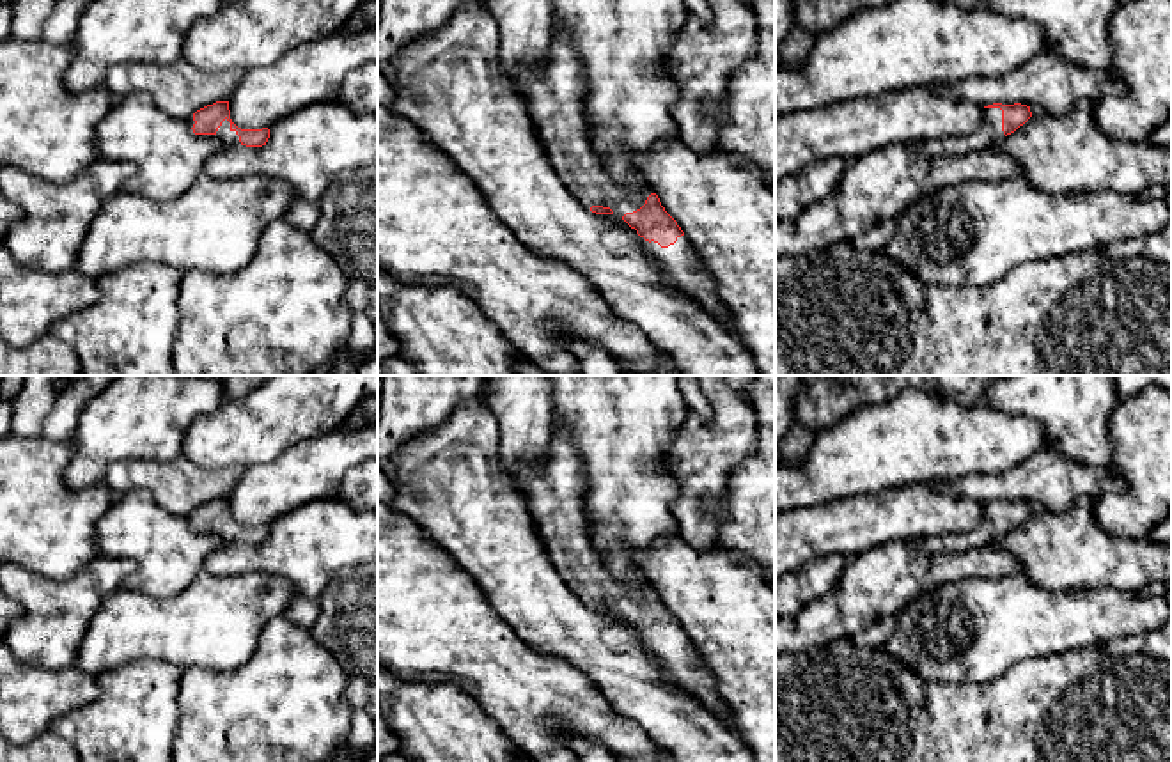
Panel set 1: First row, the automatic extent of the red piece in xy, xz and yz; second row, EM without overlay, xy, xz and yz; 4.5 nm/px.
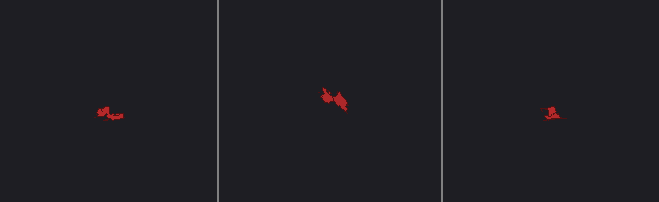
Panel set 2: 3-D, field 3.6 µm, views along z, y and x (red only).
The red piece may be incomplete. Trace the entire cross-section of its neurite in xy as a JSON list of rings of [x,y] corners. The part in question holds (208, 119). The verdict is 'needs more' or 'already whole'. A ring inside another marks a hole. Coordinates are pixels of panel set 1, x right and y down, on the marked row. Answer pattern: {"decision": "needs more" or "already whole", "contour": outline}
{"decision": "needs more", "contour": [[[216,101],[197,110],[186,124],[195,135],[216,135],[225,145],[262,147],[270,129],[241,129],[230,119],[229,101]]]}

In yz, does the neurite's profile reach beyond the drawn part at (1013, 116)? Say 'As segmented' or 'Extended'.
Extended

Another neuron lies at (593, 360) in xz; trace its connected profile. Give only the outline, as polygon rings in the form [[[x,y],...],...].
[[[573,340],[567,344],[580,365],[580,376],[626,376],[619,363],[592,342]]]

